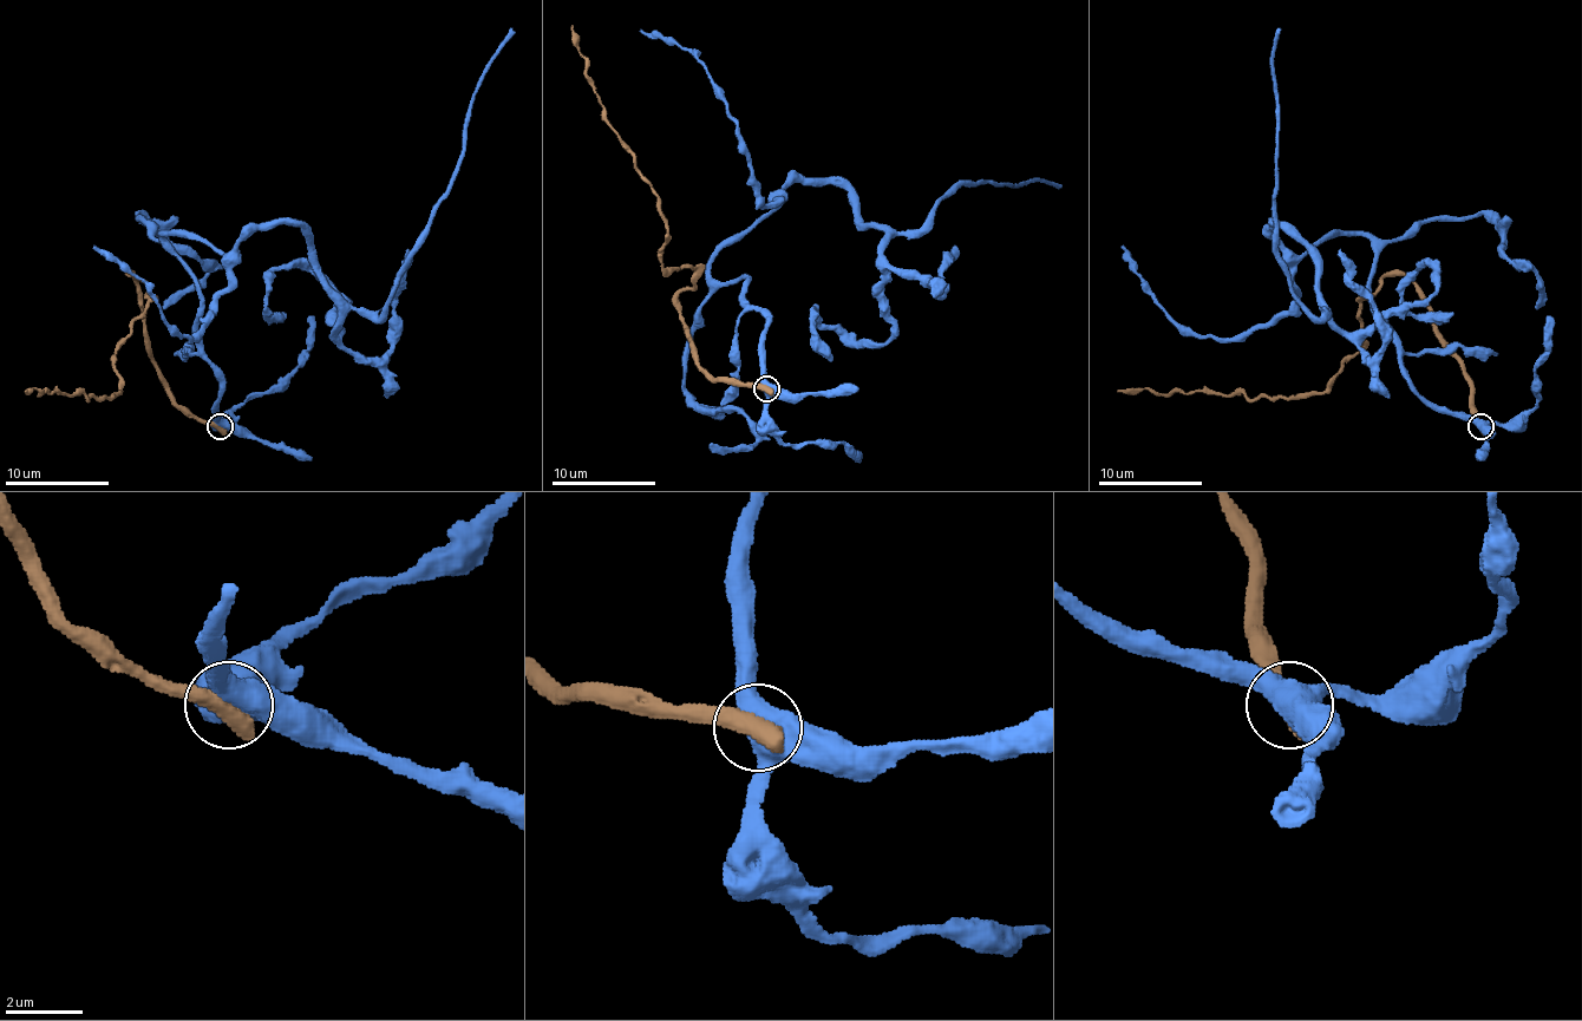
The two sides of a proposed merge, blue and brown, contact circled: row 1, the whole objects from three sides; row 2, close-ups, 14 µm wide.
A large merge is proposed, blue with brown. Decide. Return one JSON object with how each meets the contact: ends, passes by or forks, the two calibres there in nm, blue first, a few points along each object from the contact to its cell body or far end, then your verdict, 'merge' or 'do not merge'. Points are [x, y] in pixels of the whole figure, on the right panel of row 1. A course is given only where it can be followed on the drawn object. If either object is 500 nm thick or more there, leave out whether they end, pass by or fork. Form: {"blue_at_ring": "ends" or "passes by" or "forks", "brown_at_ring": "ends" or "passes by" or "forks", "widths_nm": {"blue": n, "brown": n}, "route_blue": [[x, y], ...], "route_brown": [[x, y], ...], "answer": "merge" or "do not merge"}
{"widths_nm": {"blue": 500, "brown": 600}, "route_blue": [[1482, 424], [1414, 388], [1365, 235], [1295, 256], [1274, 222], [1324, 313], [1293, 293], [1280, 28]], "route_brown": [[1482, 426], [1425, 295], [1401, 274], [1386, 274], [1362, 300], [1360, 349], [1321, 393], [1117, 391]], "answer": "do not merge"}

